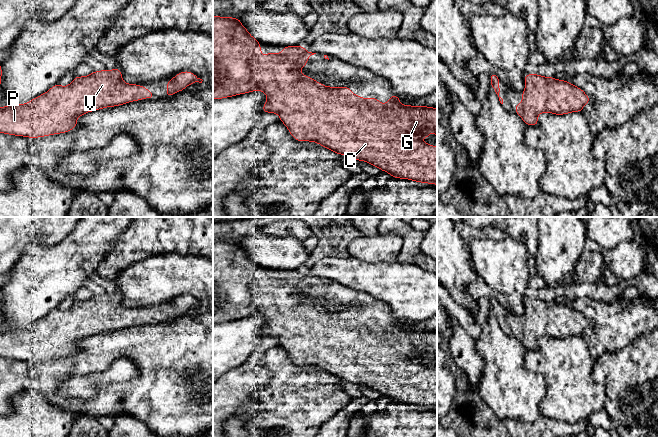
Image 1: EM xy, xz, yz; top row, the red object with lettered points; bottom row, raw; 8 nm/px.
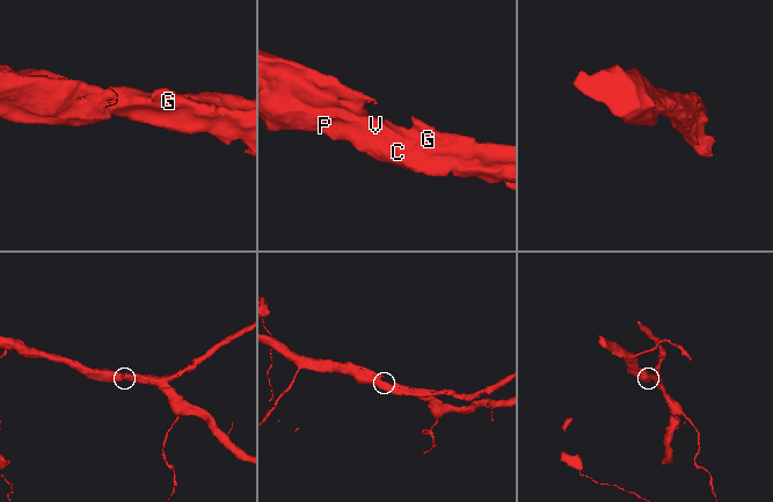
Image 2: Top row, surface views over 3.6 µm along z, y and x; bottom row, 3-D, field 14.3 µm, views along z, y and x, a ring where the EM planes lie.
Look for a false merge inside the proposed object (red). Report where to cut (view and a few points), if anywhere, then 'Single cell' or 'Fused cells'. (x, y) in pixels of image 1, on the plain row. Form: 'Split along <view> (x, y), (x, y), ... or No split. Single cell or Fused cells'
No split. Single cell

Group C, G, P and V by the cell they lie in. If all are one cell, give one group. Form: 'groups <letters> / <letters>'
groups C G P V

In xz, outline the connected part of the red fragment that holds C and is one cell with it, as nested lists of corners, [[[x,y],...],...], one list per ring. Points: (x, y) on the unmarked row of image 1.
[[[213,240],[213,324],[262,315],[267,321],[263,336],[277,338],[295,364],[315,366],[336,378],[365,385],[393,402],[437,409],[437,371],[426,368],[423,363],[415,364],[416,359],[431,361],[430,355],[437,360],[437,332],[400,328],[400,321],[393,317],[389,325],[382,328],[378,322],[363,322],[354,318],[348,310],[324,310],[300,295],[314,278],[301,269],[285,270],[280,278],[271,276],[263,280],[261,267],[250,259],[240,242]]]

